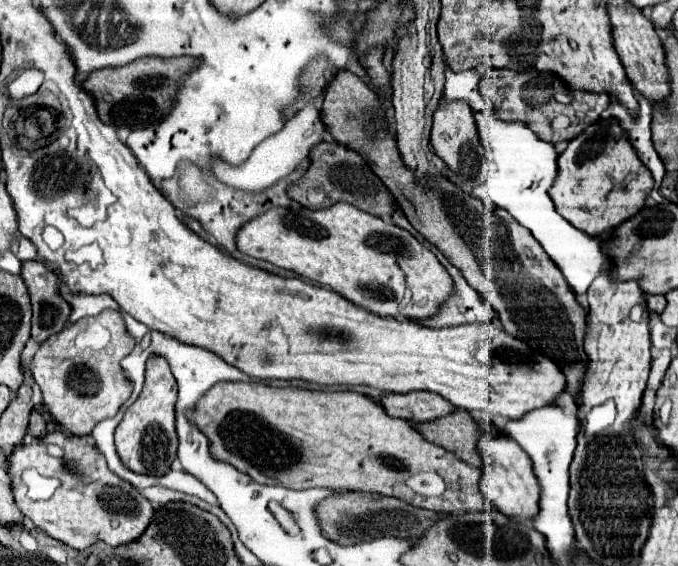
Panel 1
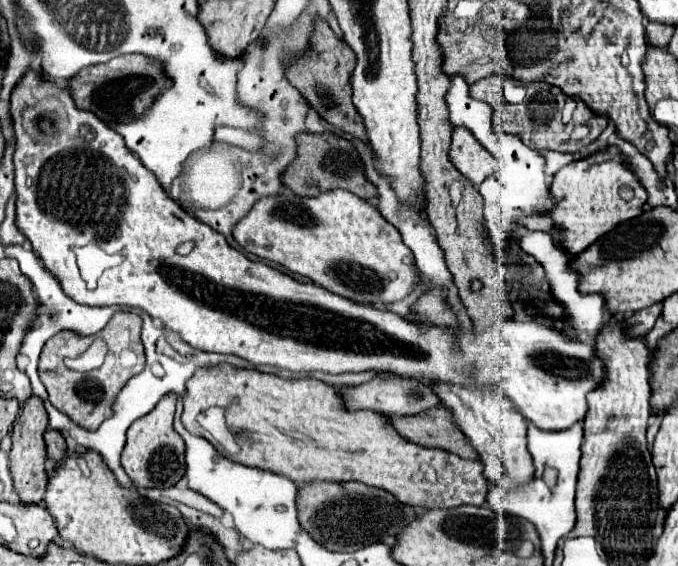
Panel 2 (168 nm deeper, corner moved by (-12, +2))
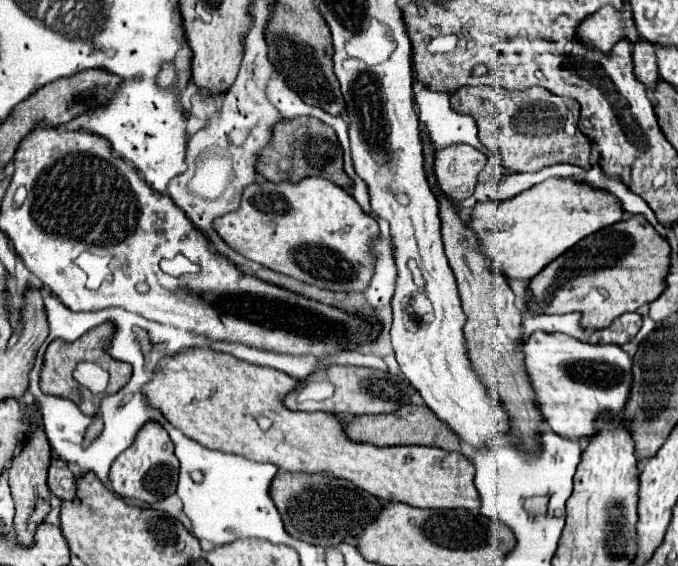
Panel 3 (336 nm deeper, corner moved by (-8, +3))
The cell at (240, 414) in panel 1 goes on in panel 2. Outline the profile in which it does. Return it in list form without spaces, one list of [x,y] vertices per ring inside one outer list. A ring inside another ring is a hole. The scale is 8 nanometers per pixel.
[[[228,364],[210,366],[196,370],[196,376],[188,380],[186,394],[184,394],[184,412],[182,412],[182,424],[188,432],[206,438],[214,444],[218,452],[228,456],[234,462],[242,462],[244,466],[254,466],[260,470],[284,474],[296,484],[312,482],[312,480],[332,480],[332,482],[350,482],[358,480],[368,486],[386,490],[394,494],[402,504],[408,506],[420,506],[420,508],[454,508],[462,504],[482,506],[488,496],[488,480],[484,478],[482,462],[480,460],[464,460],[456,454],[450,454],[446,450],[438,448],[424,448],[412,442],[406,442],[400,438],[400,434],[388,424],[388,420],[372,410],[344,410],[340,402],[340,394],[336,388],[314,380],[314,378],[302,378],[302,380],[286,380],[276,374],[264,374],[254,368],[234,368]],[[210,406],[220,406],[226,410],[226,426],[232,432],[236,444],[240,446],[238,454],[226,454],[224,448],[196,422],[196,416],[204,412]],[[428,464],[436,470],[436,482],[430,484],[426,478],[422,478],[420,466]]]

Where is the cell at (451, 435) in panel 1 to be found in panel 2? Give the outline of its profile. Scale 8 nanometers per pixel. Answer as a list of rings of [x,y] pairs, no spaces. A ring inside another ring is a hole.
[[[434,406],[432,410],[414,416],[392,416],[388,422],[408,442],[440,448],[468,460],[478,458],[478,454],[474,454],[472,446],[466,442],[464,434],[452,424],[450,412],[444,406]]]

